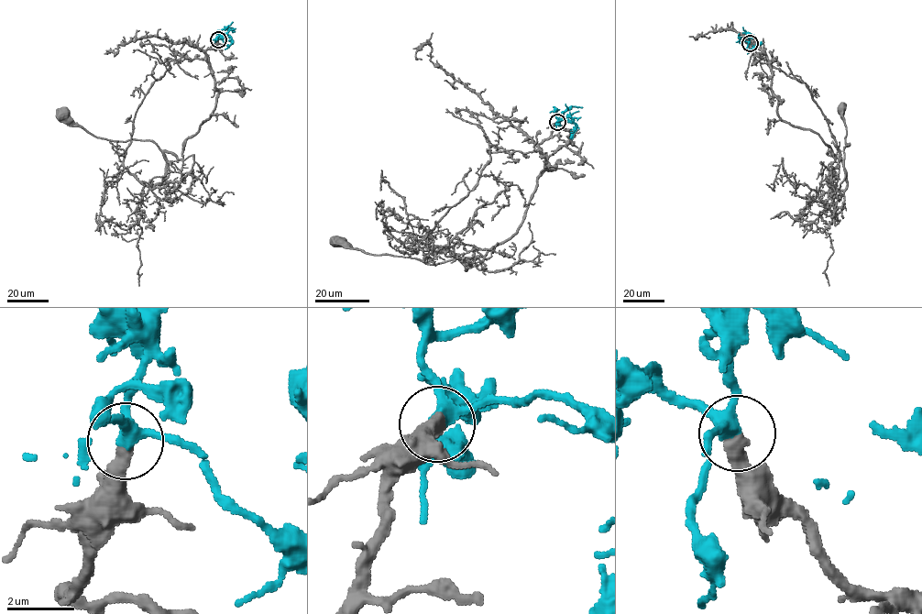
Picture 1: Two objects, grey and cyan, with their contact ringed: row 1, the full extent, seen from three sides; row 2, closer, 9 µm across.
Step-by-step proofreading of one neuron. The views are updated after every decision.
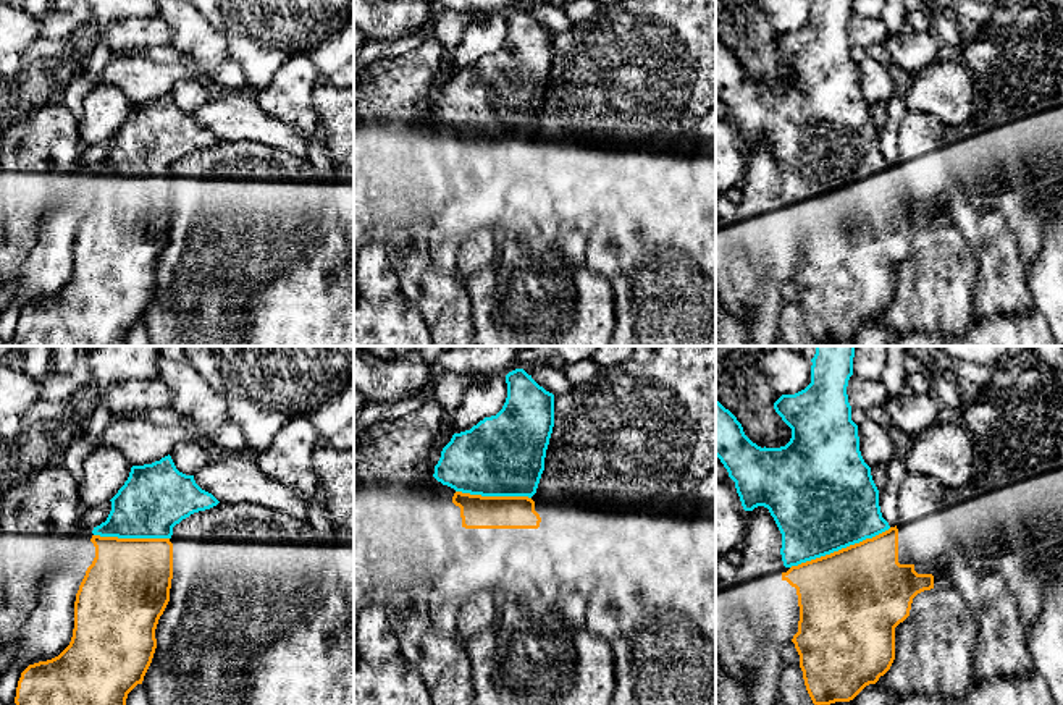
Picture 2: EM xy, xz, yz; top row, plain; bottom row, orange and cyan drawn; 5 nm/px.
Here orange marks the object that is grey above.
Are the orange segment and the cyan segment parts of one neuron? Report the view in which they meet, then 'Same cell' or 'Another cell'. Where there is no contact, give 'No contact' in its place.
Touches orange in yz. Same cell

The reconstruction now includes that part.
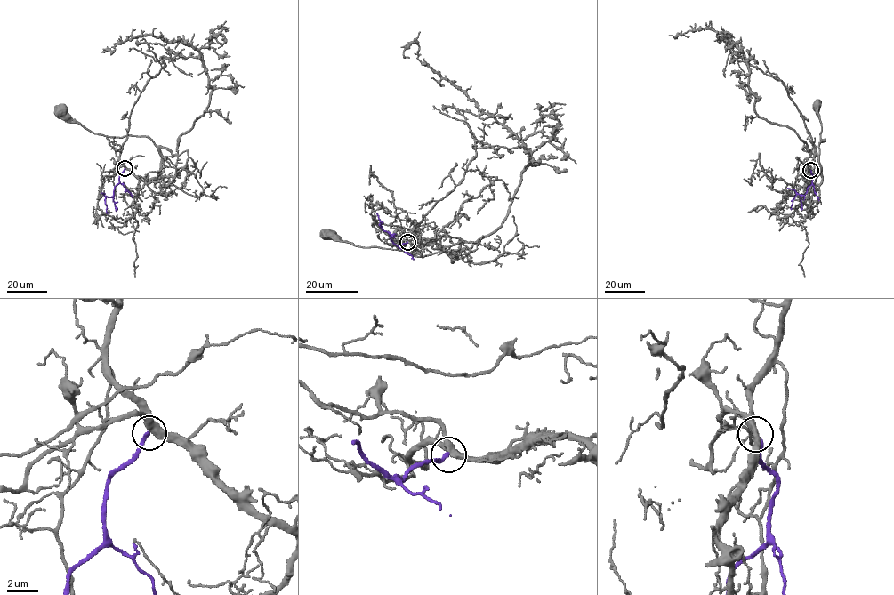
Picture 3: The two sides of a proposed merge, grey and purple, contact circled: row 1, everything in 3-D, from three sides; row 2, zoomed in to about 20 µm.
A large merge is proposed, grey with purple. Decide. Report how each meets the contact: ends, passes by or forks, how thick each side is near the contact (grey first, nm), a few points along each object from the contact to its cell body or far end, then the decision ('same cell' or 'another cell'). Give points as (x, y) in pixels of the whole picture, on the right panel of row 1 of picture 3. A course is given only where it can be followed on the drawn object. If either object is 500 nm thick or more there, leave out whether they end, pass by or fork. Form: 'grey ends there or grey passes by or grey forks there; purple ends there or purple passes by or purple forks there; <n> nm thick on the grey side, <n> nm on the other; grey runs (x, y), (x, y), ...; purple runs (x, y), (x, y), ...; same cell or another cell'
grey passes by; purple ends there; 440 nm thick on the grey side, 220 nm on the other; grey runs (810, 169), (805, 181), (808, 185), (818, 174), (819, 145), (825, 140), (820, 139), (822, 125), (817, 106); purple runs (810, 170), (812, 183), (804, 195), (796, 195), (792, 208); another cell

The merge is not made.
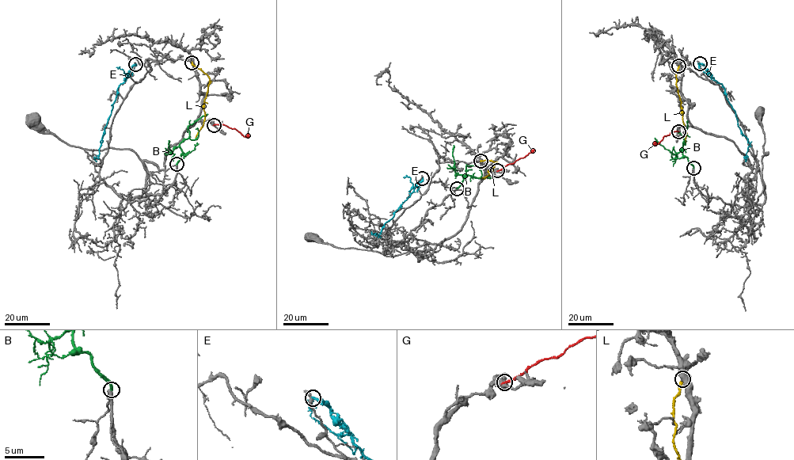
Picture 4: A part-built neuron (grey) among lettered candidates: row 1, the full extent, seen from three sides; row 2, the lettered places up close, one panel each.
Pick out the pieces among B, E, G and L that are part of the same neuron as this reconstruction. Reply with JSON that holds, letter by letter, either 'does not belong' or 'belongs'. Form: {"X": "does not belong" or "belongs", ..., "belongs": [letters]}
{"B": "belongs", "E": "does not belong", "G": "does not belong", "L": "does not belong", "belongs": ["B"]}

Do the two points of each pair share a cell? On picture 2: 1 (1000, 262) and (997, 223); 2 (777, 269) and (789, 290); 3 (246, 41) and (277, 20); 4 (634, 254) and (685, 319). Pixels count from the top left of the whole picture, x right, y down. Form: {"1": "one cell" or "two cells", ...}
{"1": "one cell", "2": "two cells", "3": "one cell", "4": "one cell"}

